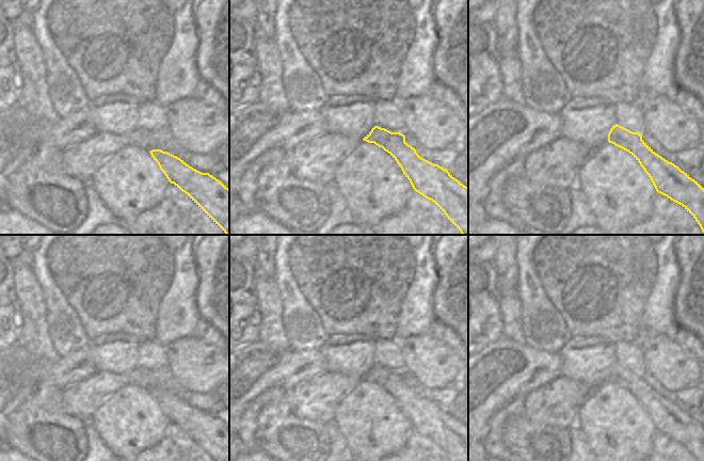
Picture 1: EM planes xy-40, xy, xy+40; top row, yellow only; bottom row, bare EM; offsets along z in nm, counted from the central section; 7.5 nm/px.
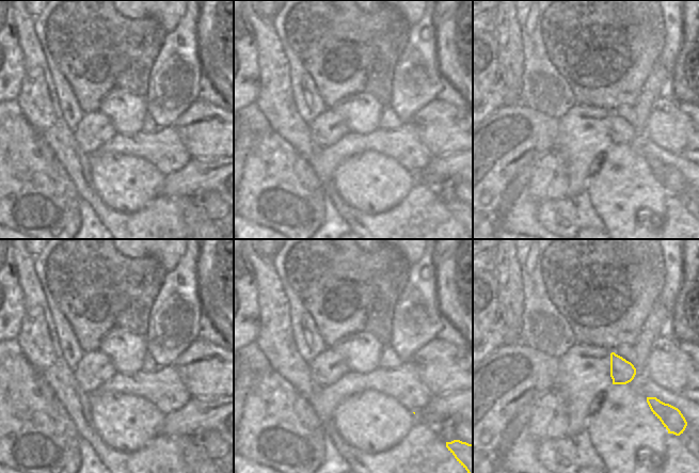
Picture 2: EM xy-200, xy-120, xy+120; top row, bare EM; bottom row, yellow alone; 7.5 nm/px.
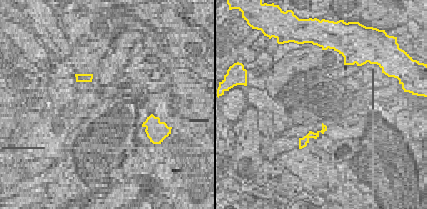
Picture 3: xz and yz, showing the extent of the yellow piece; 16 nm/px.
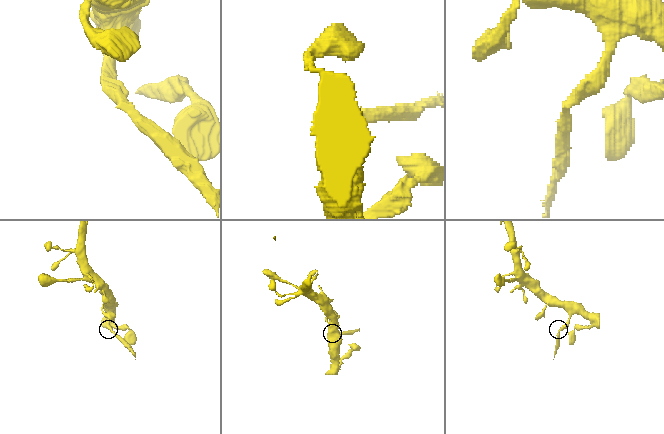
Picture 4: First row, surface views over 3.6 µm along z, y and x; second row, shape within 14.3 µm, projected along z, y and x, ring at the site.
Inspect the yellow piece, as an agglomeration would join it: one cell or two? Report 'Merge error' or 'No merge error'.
Merge error.

